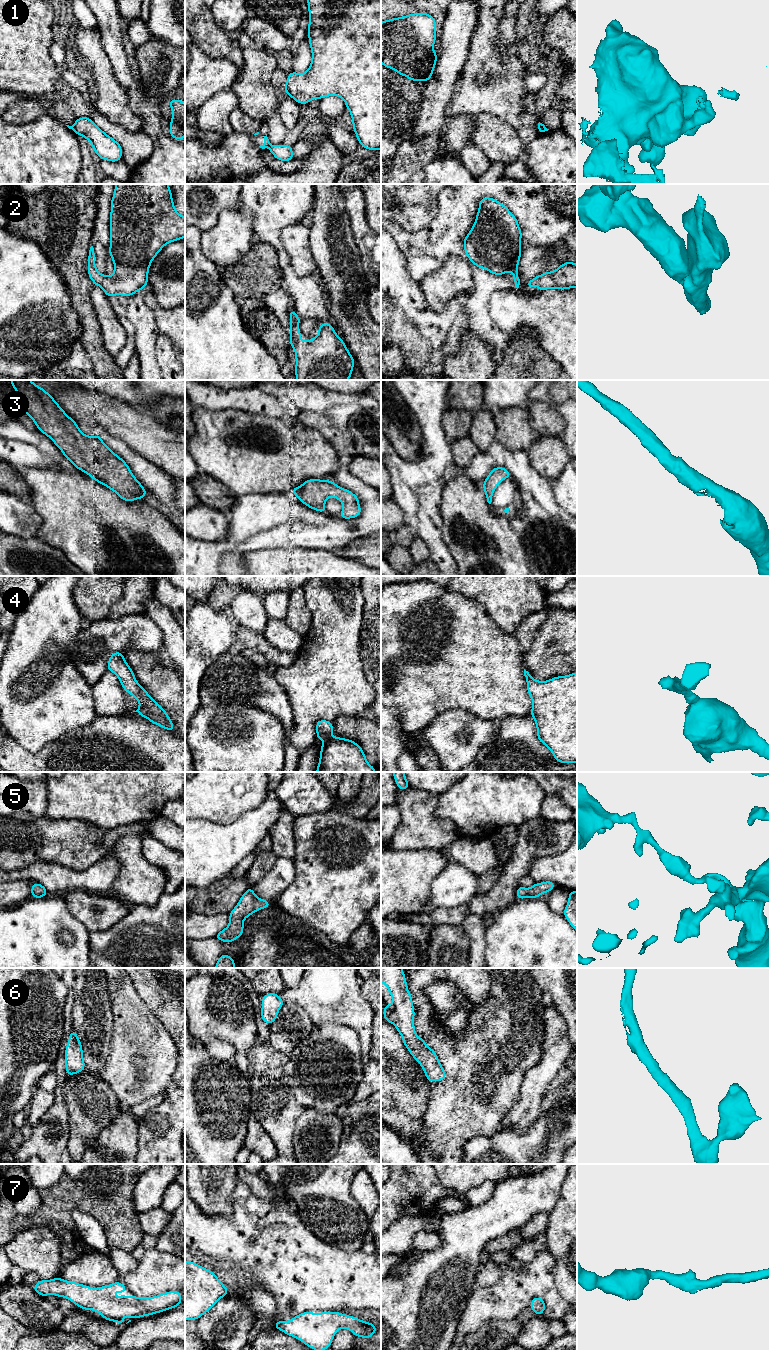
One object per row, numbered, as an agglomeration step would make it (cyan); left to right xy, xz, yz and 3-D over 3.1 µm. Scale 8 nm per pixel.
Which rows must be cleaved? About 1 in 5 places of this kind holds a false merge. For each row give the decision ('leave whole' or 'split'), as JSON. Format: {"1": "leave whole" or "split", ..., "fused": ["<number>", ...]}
{"1": "split", "2": "leave whole", "3": "leave whole", "4": "leave whole", "5": "leave whole", "6": "leave whole", "7": "leave whole", "fused": ["1"]}

